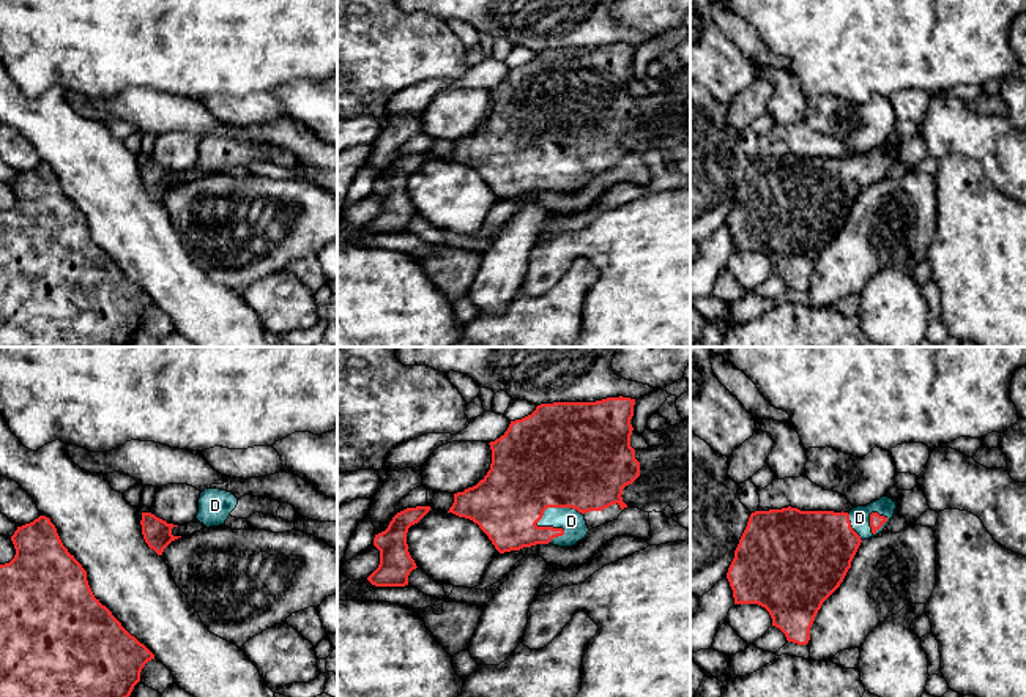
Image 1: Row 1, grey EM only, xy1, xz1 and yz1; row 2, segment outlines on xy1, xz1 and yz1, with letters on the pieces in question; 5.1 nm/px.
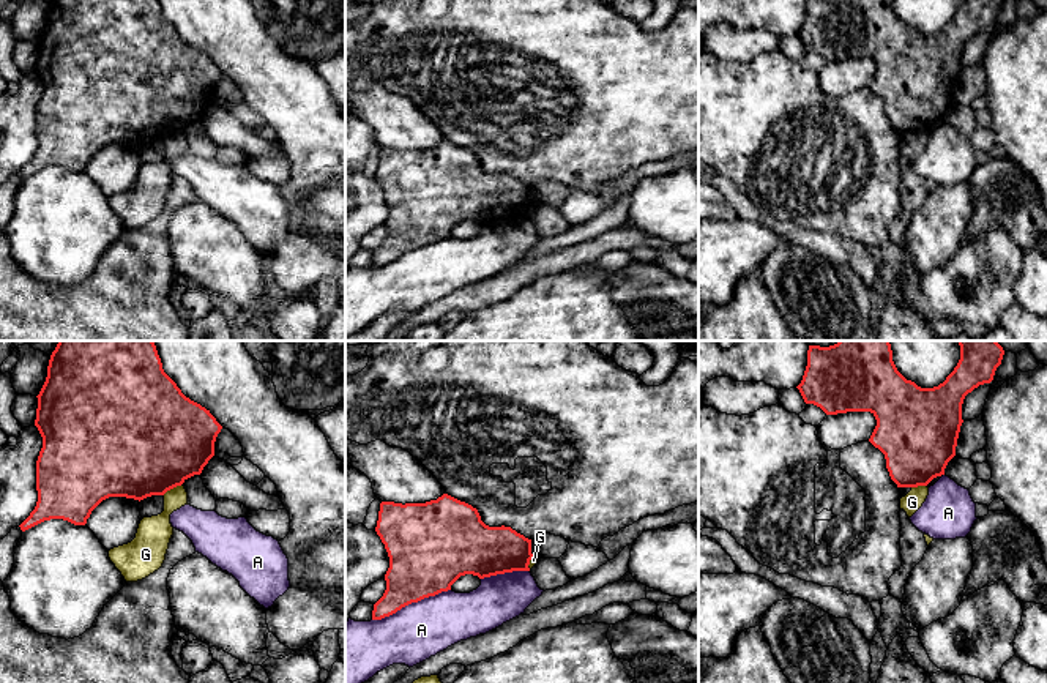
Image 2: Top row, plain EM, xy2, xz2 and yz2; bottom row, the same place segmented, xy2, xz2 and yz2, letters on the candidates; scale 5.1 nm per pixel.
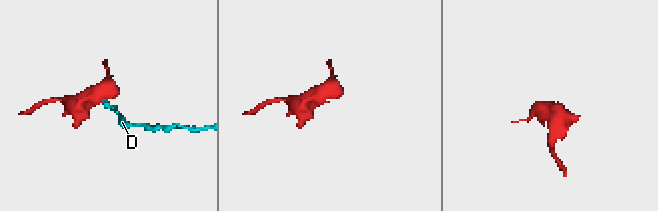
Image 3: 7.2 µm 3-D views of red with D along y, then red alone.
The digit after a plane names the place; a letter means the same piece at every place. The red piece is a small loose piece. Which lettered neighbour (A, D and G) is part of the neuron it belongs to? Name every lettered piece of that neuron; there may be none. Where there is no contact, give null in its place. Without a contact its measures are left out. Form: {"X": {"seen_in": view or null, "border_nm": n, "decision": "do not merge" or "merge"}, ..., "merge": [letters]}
{"A": {"seen_in": "xz2", "border_nm": 440, "decision": "do not merge"}, "D": {"seen_in": "xz1", "border_nm": 260, "decision": "merge"}, "G": {"seen_in": "xy2", "border_nm": 120, "decision": "do not merge"}, "merge": ["D"]}

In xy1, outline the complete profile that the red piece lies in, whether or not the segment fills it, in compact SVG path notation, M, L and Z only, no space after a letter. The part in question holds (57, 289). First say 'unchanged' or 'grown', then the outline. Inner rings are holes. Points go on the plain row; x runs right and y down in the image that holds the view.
unchanged | M39 162L30 170L17 173L11 188L16 202L9 210L0 211L0 347L126 347L134 333L140 328L140 319L145 311L154 306L154 301L131 282L112 259L95 244L87 218L63 192L55 172L49 164Z

